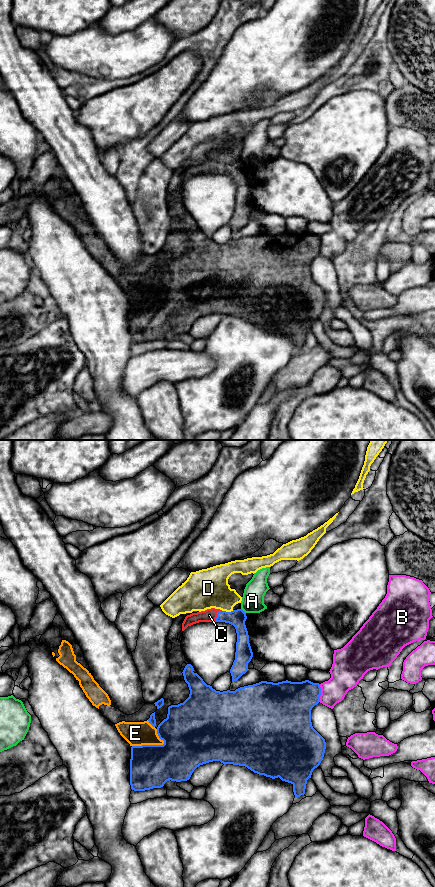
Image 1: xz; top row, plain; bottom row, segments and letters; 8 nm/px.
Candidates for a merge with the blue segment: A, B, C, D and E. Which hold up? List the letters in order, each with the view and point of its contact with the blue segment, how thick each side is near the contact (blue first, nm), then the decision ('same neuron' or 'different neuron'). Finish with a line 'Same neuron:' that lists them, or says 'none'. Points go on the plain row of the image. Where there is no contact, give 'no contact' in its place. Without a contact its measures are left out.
A: xz (243, 163) | 140/180 nm | different neuron
B: xz (320, 245) | 340/240 nm | different neuron
C: xz (217, 166) | 140/110 nm | same neuron
D: xz (228, 164) | 140/320 nm | different neuron
E: xz (148, 297) | 360/190 nm | same neuron
Same neuron: C, E

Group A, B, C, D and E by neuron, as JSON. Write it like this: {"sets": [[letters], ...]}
{"sets": [["A"], ["B"], ["C", "E"], ["D"]]}

